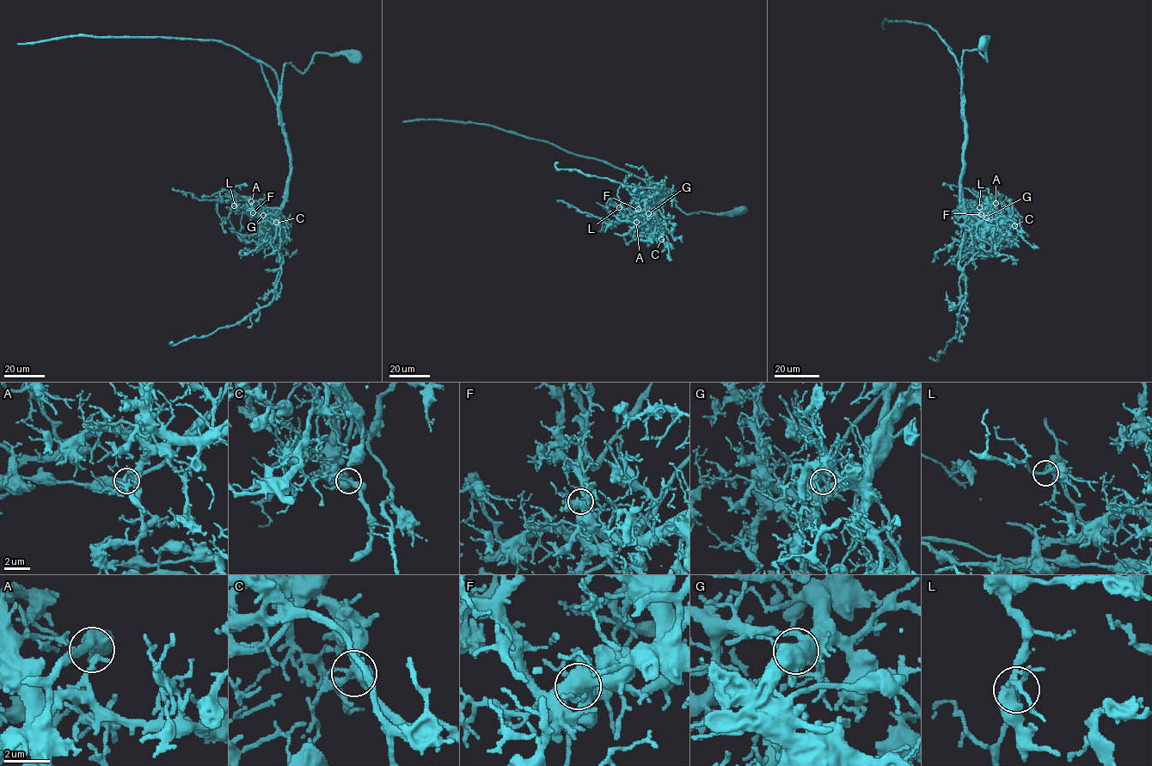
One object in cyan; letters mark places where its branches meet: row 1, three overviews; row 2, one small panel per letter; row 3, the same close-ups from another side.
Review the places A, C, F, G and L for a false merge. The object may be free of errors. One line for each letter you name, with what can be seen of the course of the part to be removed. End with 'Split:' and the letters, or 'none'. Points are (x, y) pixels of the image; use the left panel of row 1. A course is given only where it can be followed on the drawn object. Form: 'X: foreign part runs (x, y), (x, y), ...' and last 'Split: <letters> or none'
Split: none

